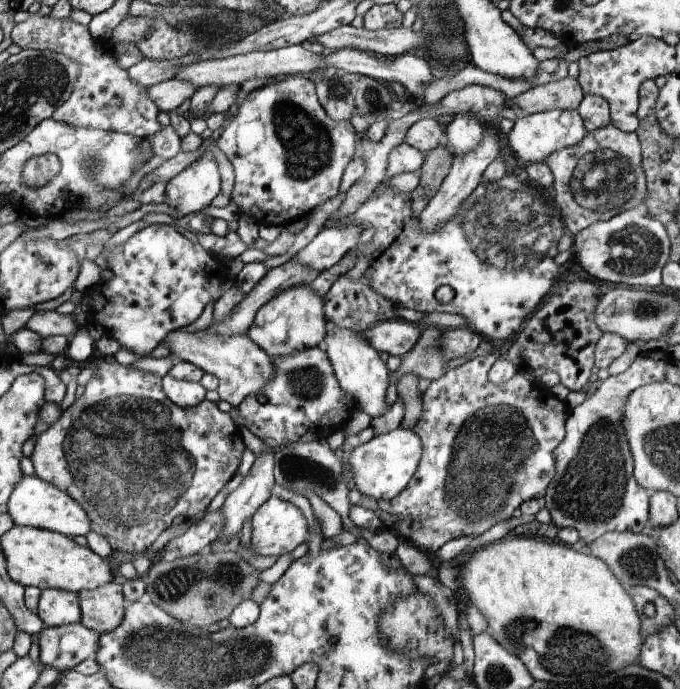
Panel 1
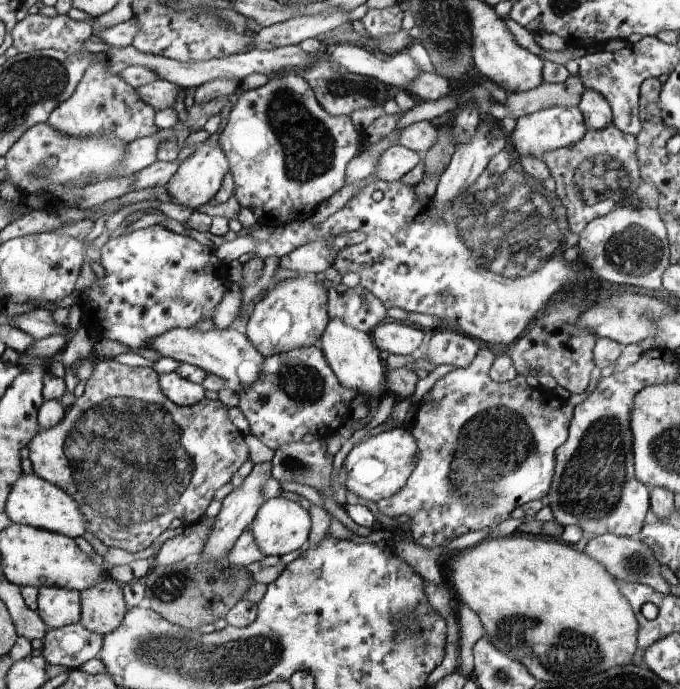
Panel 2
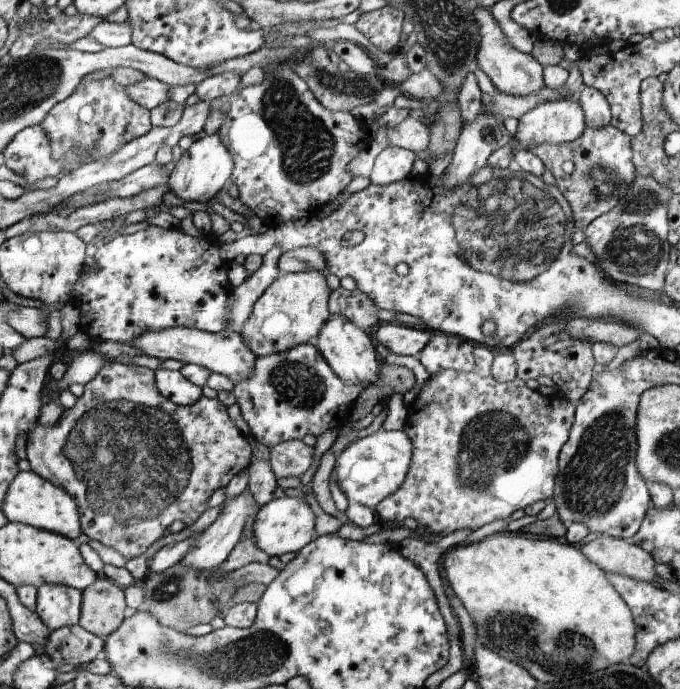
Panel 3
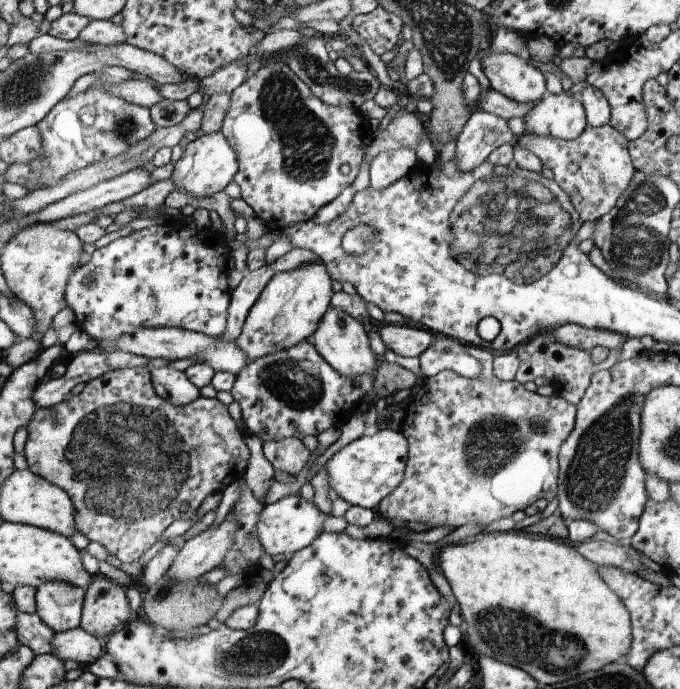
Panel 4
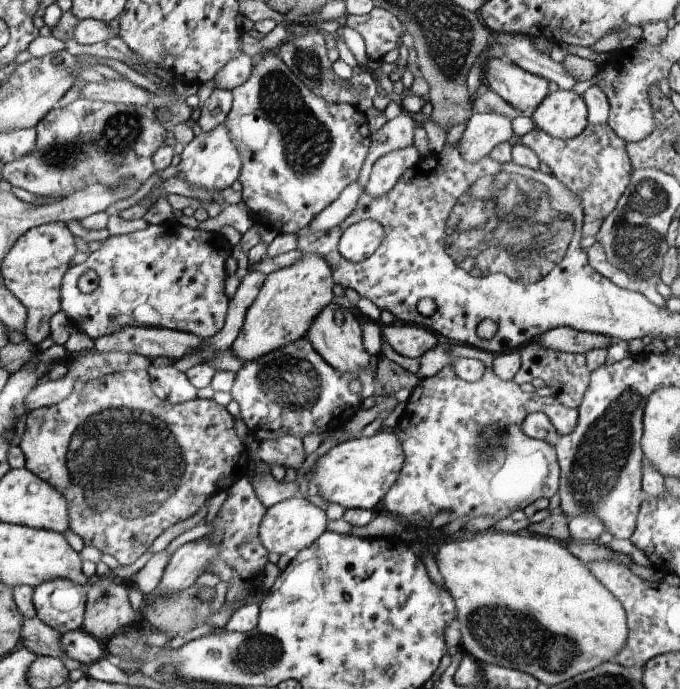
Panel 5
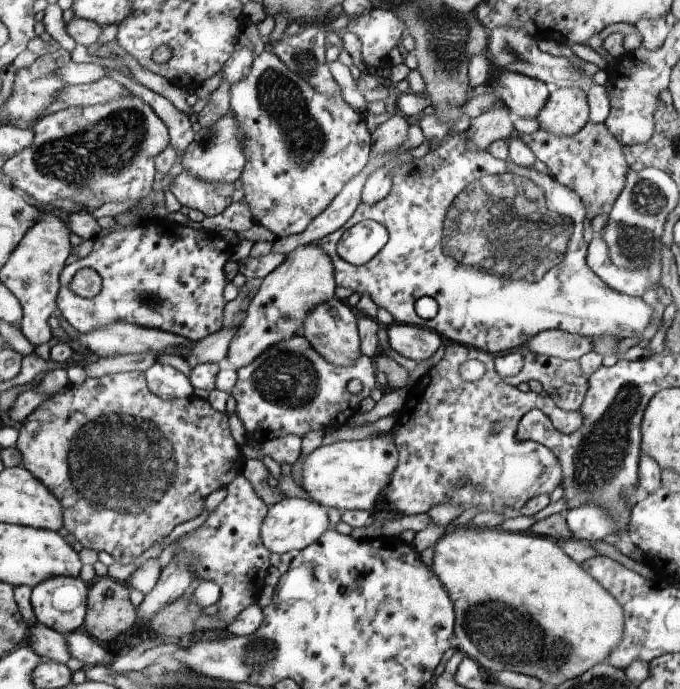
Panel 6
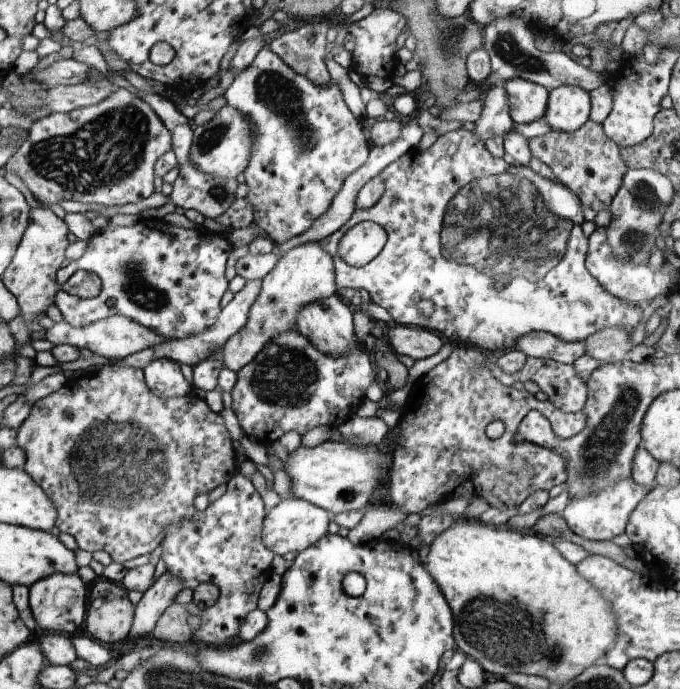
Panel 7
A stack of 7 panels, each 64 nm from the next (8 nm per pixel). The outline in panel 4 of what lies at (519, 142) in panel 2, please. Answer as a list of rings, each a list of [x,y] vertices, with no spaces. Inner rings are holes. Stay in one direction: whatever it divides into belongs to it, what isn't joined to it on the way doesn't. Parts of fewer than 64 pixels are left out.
[[[550,89],[523,117],[525,132],[537,137],[554,137],[565,141],[577,139],[588,126],[585,107],[577,96],[567,96],[564,90]]]

